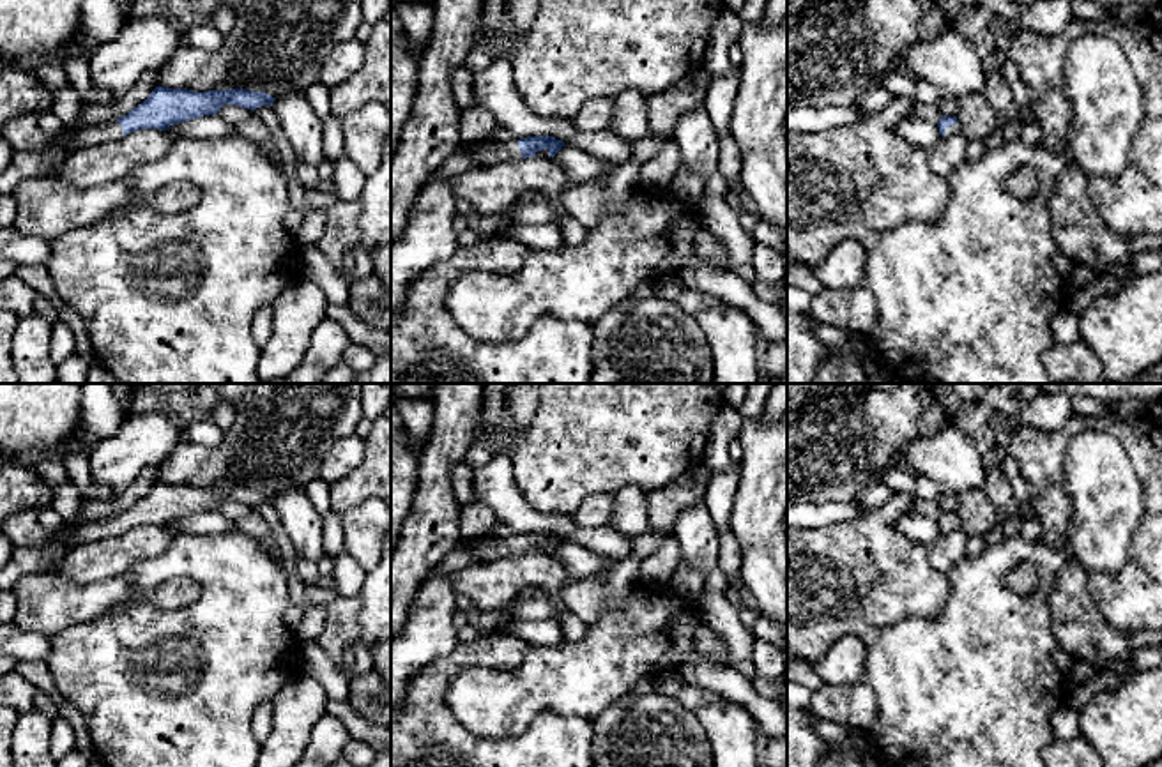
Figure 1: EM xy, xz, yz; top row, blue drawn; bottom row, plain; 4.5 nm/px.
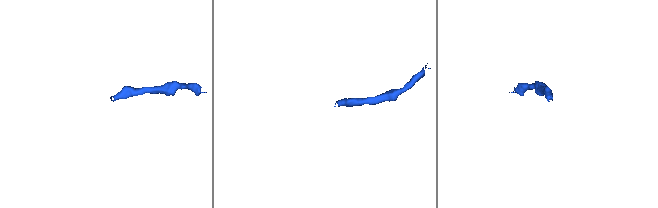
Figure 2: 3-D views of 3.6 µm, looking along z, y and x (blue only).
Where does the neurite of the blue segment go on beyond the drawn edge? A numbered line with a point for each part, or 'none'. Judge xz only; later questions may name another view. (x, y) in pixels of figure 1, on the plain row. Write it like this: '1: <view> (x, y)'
1: xz (492, 546)

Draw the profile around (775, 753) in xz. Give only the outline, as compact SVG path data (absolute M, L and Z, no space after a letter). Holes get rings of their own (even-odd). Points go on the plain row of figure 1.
M787 733L766 742L762 767L787 767Z

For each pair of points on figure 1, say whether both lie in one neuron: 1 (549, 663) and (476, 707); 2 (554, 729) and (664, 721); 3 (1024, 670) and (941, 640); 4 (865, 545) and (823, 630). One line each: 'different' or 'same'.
1: same
2: different
3: same
4: same

